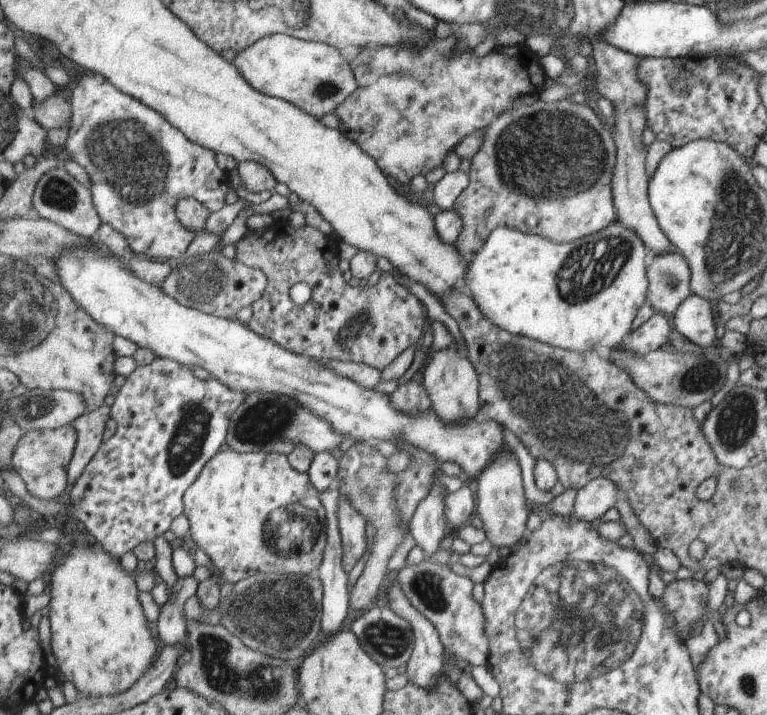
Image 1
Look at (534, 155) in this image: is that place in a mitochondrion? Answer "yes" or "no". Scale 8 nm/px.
yes

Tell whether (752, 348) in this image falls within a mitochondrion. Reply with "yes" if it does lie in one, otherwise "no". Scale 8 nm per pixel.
no

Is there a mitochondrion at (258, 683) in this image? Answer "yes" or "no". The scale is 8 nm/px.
yes

